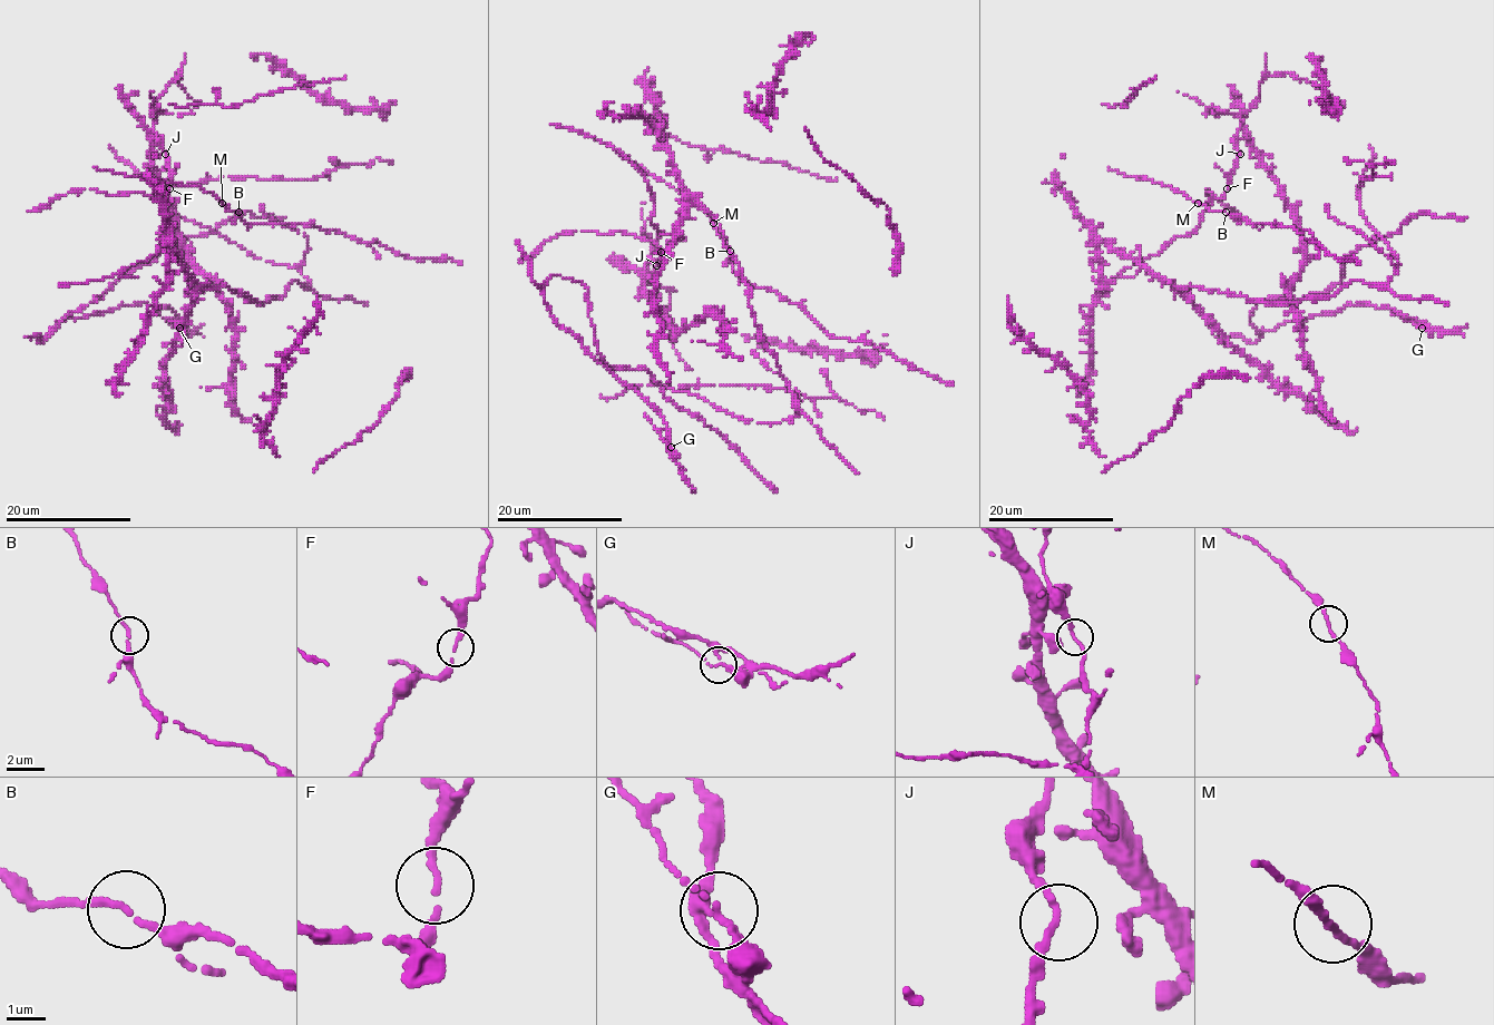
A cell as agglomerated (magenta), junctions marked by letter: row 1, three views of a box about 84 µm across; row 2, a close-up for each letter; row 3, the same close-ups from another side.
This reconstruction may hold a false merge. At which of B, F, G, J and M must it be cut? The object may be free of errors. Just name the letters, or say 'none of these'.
none of these

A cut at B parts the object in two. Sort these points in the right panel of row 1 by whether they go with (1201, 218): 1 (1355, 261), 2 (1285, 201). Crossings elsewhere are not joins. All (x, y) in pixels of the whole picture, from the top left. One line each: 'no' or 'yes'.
1: no
2: yes

